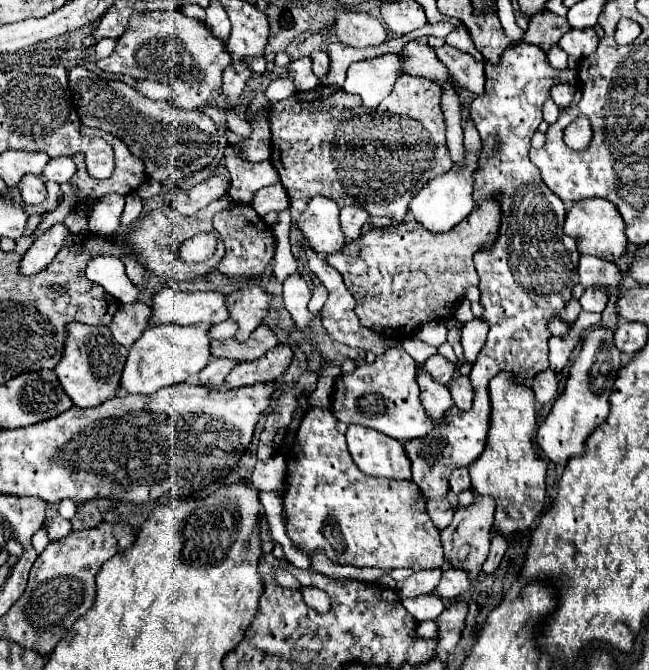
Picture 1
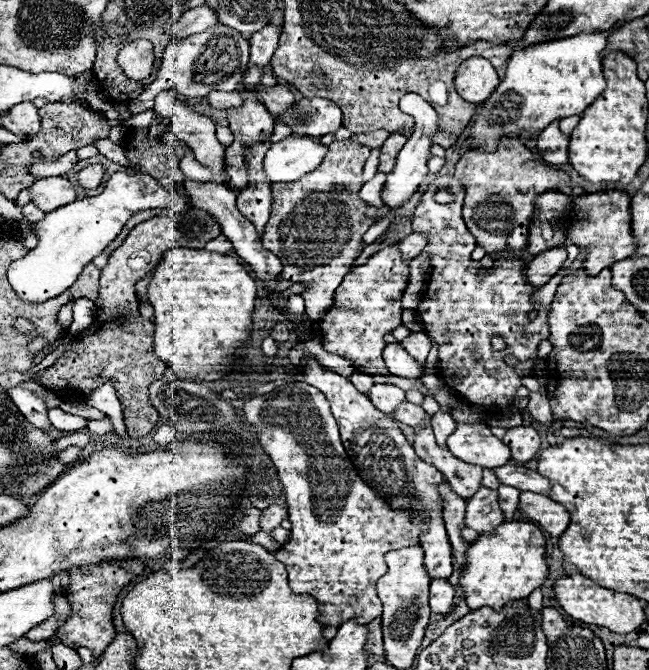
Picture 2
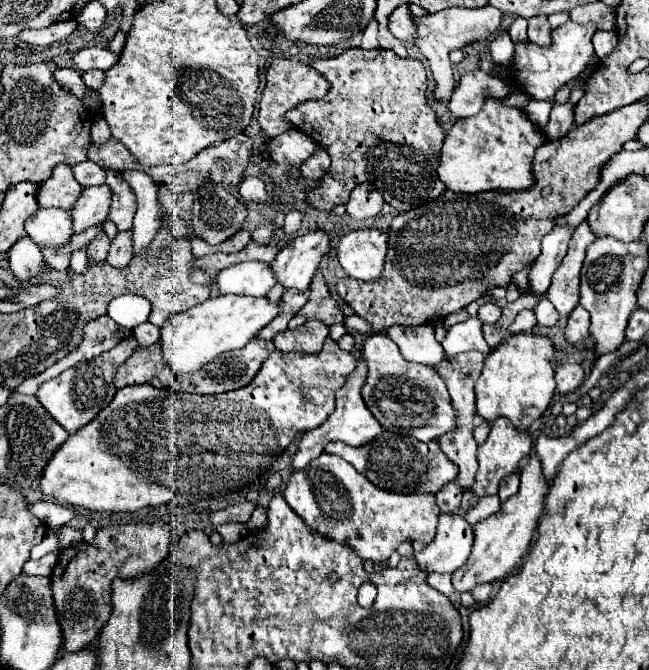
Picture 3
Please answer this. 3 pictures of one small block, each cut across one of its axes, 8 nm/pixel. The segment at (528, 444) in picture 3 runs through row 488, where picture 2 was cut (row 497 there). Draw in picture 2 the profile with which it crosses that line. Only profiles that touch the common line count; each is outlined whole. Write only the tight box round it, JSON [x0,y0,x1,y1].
[464,486,504,536]

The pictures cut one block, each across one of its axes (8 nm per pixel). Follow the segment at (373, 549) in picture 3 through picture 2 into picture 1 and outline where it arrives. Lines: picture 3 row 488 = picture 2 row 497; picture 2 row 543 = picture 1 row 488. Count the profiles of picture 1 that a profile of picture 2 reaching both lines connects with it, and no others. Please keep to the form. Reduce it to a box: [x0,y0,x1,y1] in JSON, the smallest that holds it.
[286,408,444,572]

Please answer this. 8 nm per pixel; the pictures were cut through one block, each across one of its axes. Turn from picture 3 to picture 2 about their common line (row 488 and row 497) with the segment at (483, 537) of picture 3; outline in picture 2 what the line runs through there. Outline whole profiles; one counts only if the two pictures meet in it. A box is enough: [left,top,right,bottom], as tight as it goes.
[518,492,570,536]

